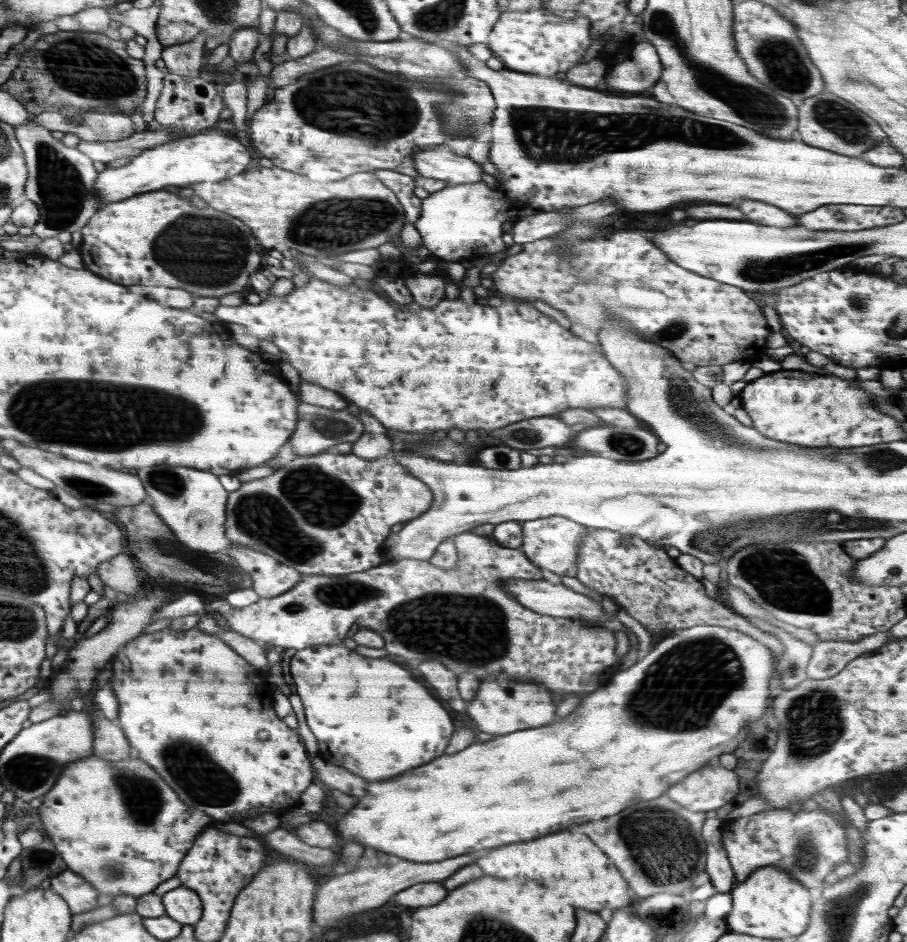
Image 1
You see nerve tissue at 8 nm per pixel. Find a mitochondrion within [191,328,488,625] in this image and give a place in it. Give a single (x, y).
(305, 494)

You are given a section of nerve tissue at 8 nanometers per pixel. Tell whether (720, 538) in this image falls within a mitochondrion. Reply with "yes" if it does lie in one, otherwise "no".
yes

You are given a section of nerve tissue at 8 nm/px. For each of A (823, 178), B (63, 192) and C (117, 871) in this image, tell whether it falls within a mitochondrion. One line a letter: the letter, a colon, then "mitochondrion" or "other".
A: other
B: mitochondrion
C: mitochondrion

